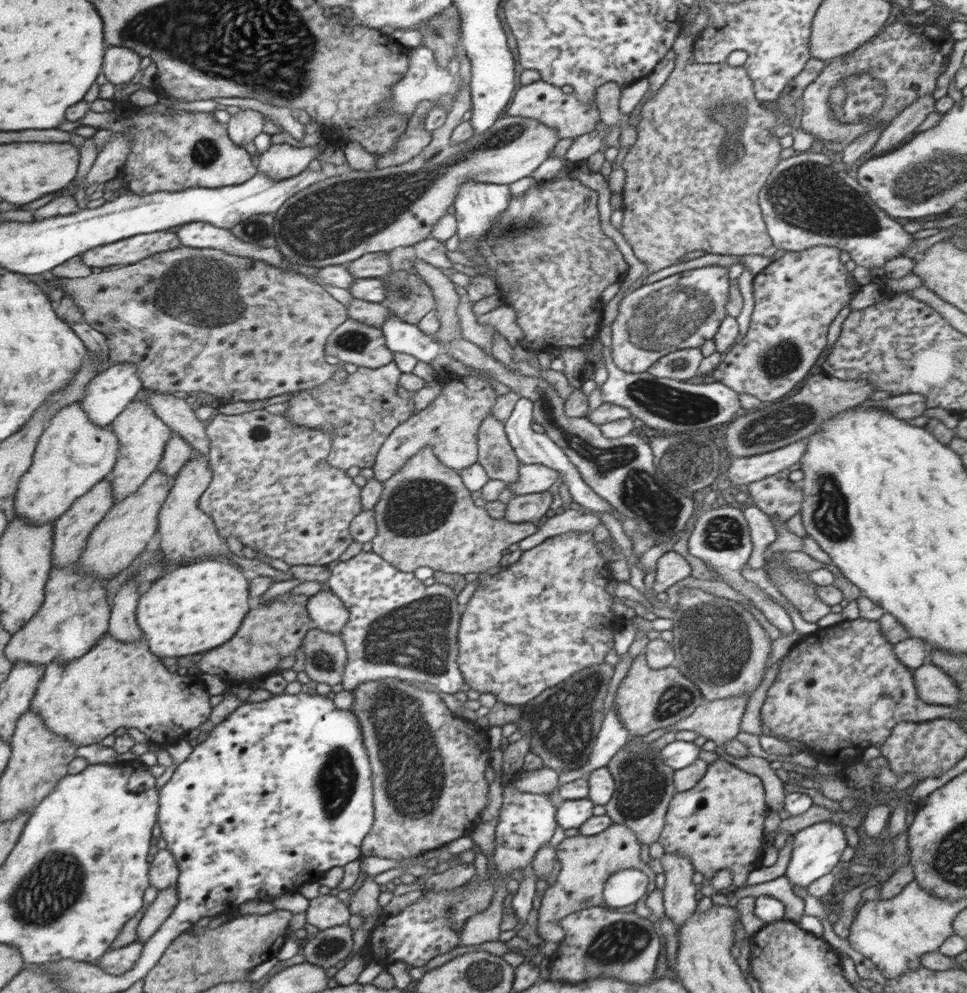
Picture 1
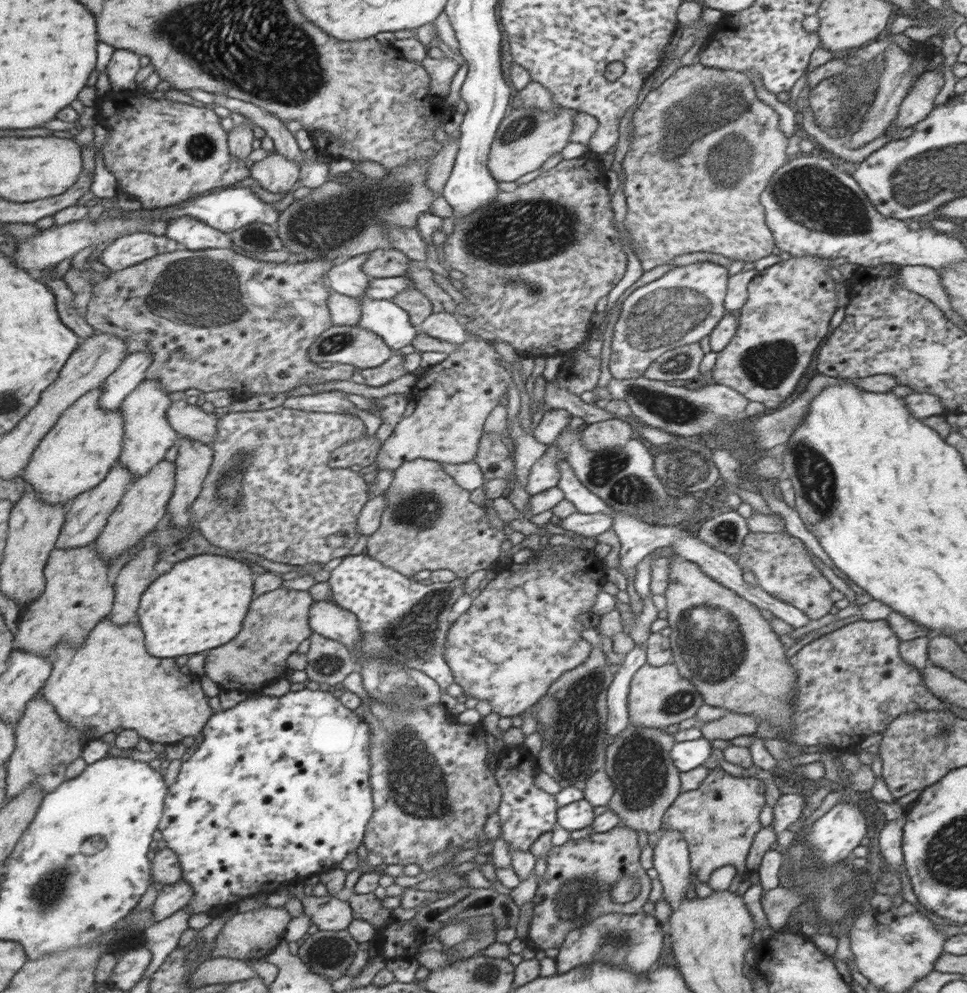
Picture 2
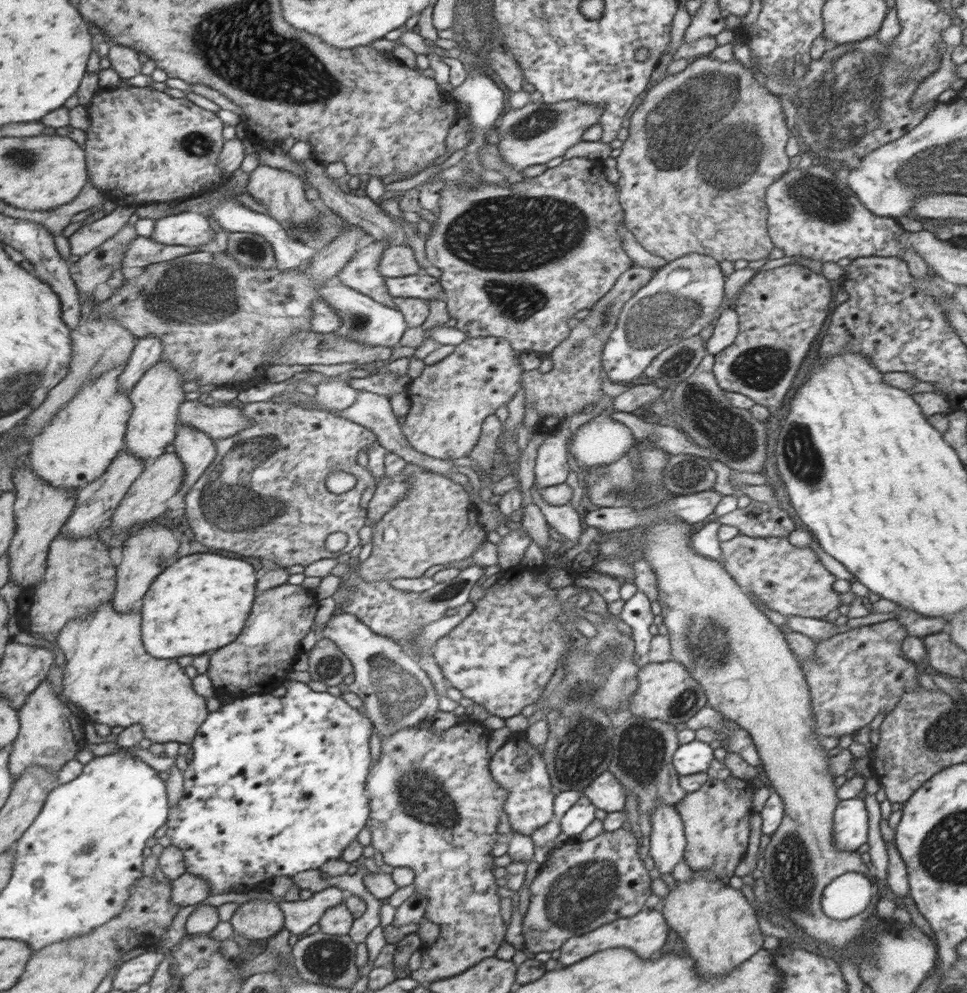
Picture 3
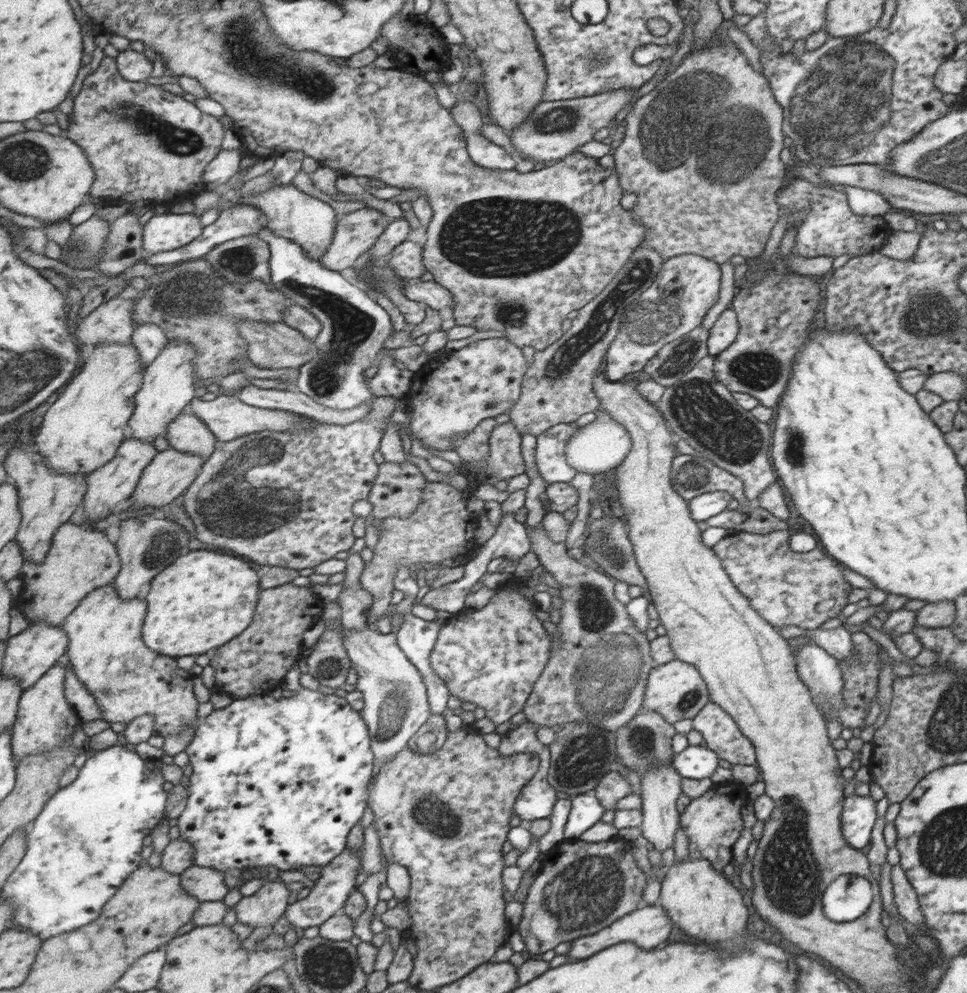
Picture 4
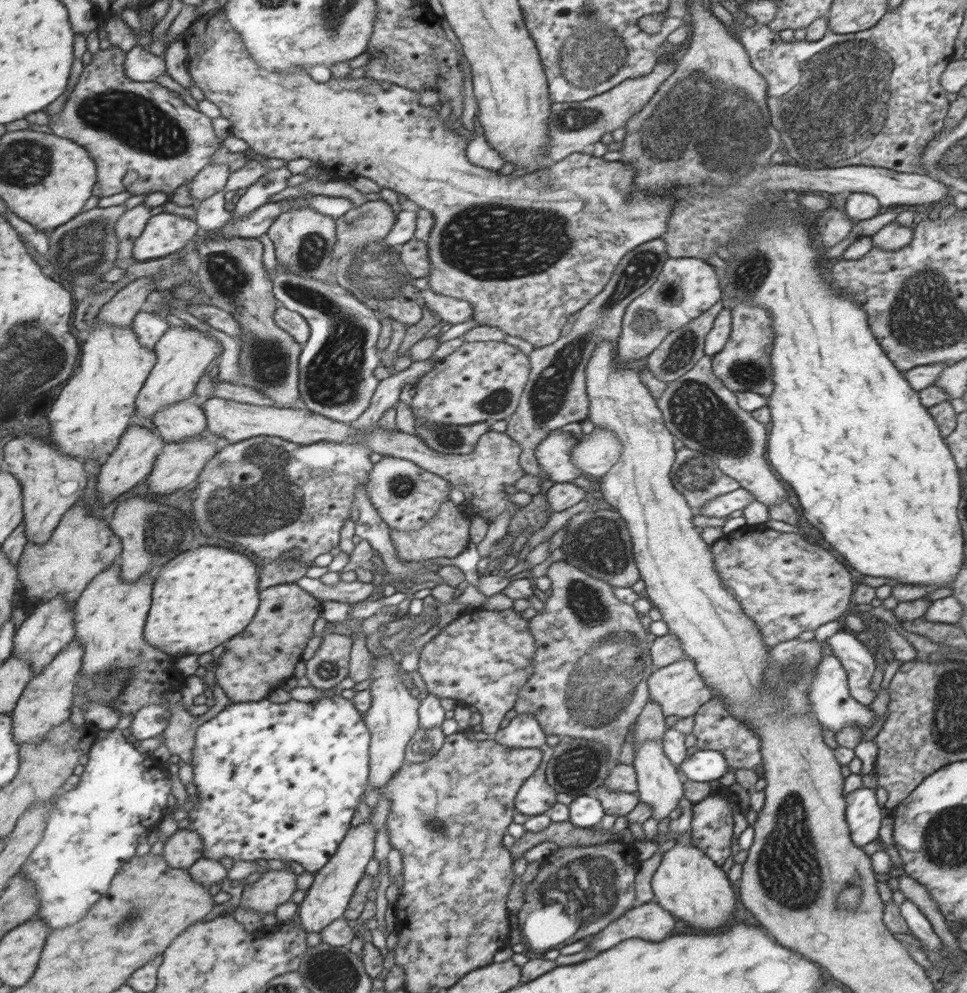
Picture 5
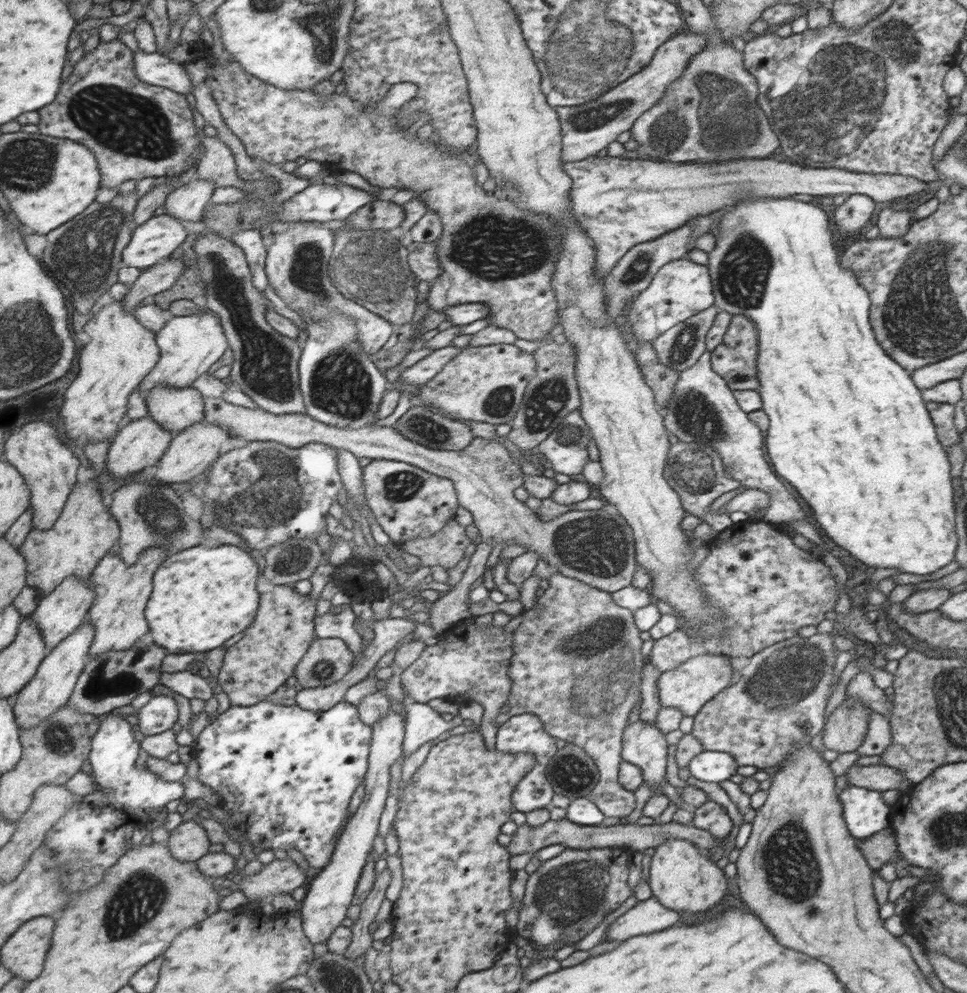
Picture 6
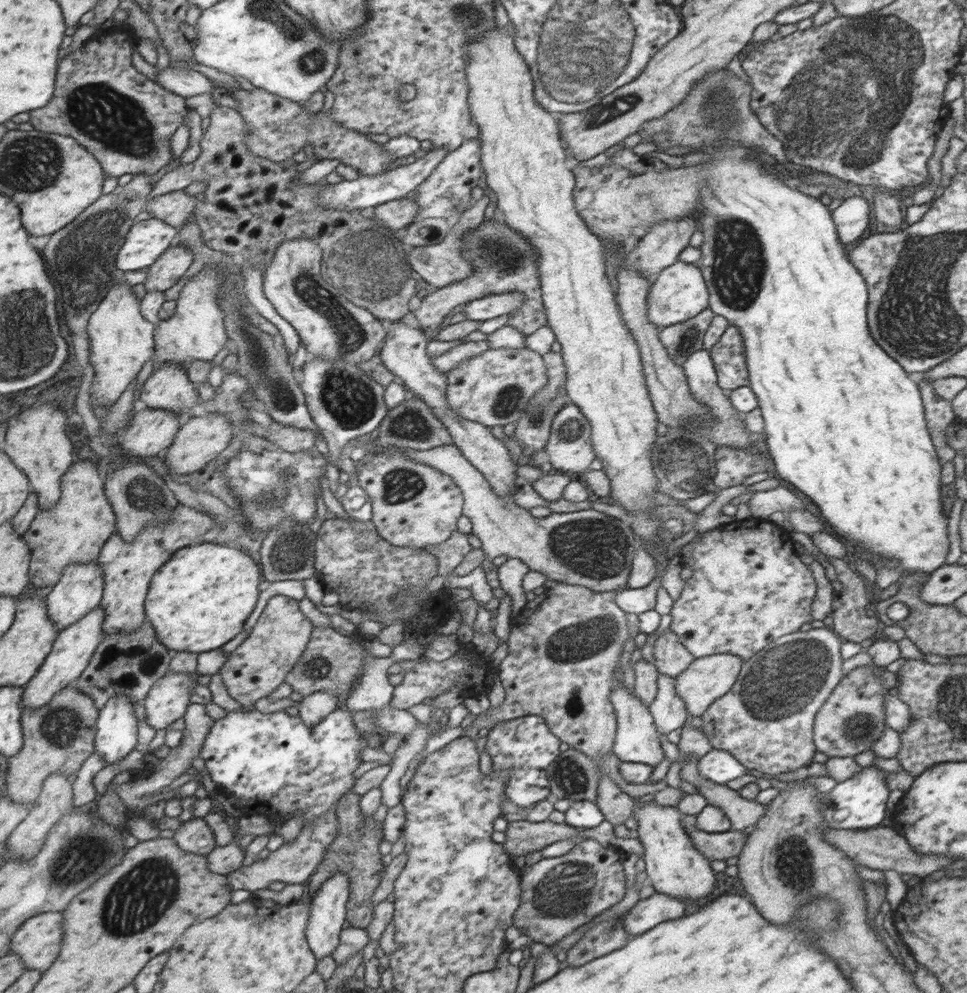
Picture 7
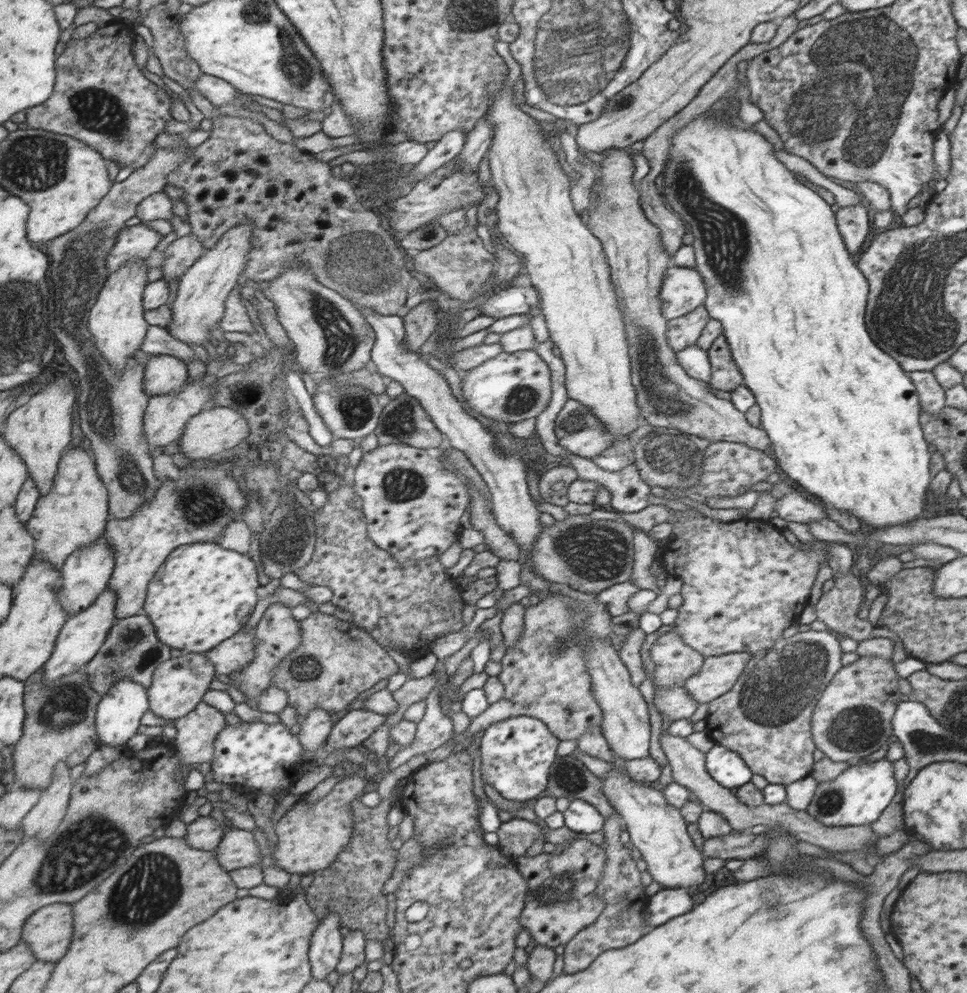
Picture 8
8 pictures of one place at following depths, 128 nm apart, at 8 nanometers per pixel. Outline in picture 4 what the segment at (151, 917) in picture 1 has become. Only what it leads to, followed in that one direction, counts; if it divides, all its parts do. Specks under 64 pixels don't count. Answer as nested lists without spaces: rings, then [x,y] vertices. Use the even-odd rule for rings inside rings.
[[[190,866],[182,875],[184,889],[201,902],[222,901],[229,888],[222,870],[213,867]]]

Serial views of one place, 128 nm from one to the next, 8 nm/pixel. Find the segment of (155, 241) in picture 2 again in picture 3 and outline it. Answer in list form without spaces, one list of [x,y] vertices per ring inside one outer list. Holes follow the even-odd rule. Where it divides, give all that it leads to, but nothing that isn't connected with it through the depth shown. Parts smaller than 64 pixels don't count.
[[[139,236],[130,244],[124,261],[118,267],[139,266],[145,269],[146,266],[151,266],[158,262],[169,262],[187,254],[205,252],[207,248],[205,245],[200,247],[175,246],[174,244],[167,246],[166,244],[155,242],[150,237]]]

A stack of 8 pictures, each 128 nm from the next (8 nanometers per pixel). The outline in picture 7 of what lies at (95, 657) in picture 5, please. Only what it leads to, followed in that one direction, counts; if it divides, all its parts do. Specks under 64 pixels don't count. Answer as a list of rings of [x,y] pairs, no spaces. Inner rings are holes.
[[[178,504],[169,524],[145,526],[137,536],[137,540],[133,542],[127,542],[118,531],[113,533],[113,537],[109,538],[97,561],[105,572],[104,600],[101,604],[106,612],[105,635],[121,633],[125,636],[134,630],[139,630],[145,622],[145,600],[149,594],[149,584],[153,582],[153,576],[157,574],[155,570],[161,570],[161,566],[179,548],[195,544],[214,526],[213,515],[197,512],[197,508],[185,506],[185,504]]]

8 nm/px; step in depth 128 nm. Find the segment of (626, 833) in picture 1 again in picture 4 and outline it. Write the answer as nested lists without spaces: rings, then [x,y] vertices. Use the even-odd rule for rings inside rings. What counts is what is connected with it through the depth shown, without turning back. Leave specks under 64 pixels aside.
[[[612,838],[601,842],[562,840],[542,857],[539,871],[522,903],[522,918],[515,928],[527,952],[533,955],[542,954],[546,948],[553,949],[560,942],[571,942],[573,938],[596,933],[624,914],[637,910],[646,876],[633,864],[627,846],[627,841],[613,842]]]

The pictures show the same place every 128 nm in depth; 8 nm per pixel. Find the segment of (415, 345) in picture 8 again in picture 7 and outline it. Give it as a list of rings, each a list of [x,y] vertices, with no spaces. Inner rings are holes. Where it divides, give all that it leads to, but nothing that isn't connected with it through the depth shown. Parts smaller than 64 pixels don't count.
[[[496,214],[489,221],[482,221],[475,230],[468,232],[462,238],[462,255],[474,264],[472,274],[463,280],[452,282],[447,286],[435,288],[435,291],[419,300],[413,311],[418,328],[427,333],[433,333],[444,325],[444,317],[451,314],[455,306],[492,294],[508,292],[523,293],[524,301],[517,310],[510,313],[506,325],[517,329],[517,332],[527,336],[540,326],[547,325],[547,316],[543,309],[543,295],[540,293],[539,270],[536,265],[536,250],[521,238],[518,232],[509,228]]]

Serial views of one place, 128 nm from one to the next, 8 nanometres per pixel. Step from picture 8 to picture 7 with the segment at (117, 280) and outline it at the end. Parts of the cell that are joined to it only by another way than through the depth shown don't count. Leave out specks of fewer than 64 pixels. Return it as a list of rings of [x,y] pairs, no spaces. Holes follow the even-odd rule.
[[[118,282],[91,316],[89,362],[95,368],[95,375],[88,394],[92,407],[115,405],[141,368],[149,360],[155,361],[157,325],[145,319],[141,310],[142,300],[135,296],[133,286]]]

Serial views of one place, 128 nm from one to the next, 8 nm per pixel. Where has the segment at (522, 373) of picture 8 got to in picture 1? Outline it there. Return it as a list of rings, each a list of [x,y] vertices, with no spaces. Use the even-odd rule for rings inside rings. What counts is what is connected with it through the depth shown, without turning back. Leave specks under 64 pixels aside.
[[[466,367],[466,374],[458,375],[449,371],[444,376],[434,379],[442,384],[441,392],[431,400],[425,409],[417,411],[411,418],[406,418],[389,434],[388,440],[381,445],[376,461],[371,470],[379,482],[387,480],[399,472],[410,457],[420,452],[424,446],[430,446],[434,455],[453,470],[467,469],[476,463],[476,440],[481,421],[490,412],[496,402],[487,371]]]

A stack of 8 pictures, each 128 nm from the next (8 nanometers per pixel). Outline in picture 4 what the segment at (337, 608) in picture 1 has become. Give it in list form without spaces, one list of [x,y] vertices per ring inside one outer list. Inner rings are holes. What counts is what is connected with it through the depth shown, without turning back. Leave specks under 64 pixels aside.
[[[342,627],[341,632],[345,633],[345,654],[352,660],[353,670],[358,676],[354,685],[355,690],[362,694],[361,714],[368,723],[372,737],[373,754],[376,755],[374,760],[386,764],[404,746],[409,745],[411,736],[431,715],[425,686],[419,682],[413,665],[399,651],[395,634],[381,634],[367,627],[365,630]]]

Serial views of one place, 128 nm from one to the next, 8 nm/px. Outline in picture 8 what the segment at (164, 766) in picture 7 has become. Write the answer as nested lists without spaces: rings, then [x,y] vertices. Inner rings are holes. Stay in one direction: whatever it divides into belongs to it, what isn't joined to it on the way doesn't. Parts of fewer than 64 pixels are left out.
[[[205,701],[197,705],[197,708],[187,714],[187,716],[178,719],[162,719],[157,716],[151,709],[144,714],[142,724],[147,726],[167,726],[167,724],[174,724],[177,730],[177,737],[175,738],[175,749],[180,756],[180,772],[185,768],[197,767],[203,762],[212,764],[215,754],[215,741],[219,733],[226,727],[225,715],[216,706],[210,705]]]

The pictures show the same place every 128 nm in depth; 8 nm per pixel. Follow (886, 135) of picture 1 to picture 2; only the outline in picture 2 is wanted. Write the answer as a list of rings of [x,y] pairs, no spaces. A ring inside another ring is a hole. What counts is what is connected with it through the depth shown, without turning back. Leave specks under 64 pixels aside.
[[[923,72],[900,103],[891,125],[901,132],[919,122],[924,114],[928,114],[935,107],[934,98],[943,84],[943,76],[939,72]]]

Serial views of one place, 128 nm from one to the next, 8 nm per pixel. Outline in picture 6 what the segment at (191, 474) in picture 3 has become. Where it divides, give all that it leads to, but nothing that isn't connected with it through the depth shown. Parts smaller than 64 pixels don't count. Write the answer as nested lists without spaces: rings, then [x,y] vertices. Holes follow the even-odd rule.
[[[159,385],[145,398],[148,414],[167,430],[177,434],[206,417],[205,396],[195,387],[178,389]]]

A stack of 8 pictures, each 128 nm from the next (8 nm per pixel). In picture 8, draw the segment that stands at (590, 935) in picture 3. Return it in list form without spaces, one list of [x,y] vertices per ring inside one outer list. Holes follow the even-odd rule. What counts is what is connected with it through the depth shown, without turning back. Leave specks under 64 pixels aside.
[[[662,888],[648,902],[648,922],[659,926],[671,918],[680,917],[687,910],[691,910],[691,896],[687,894],[687,889]]]

